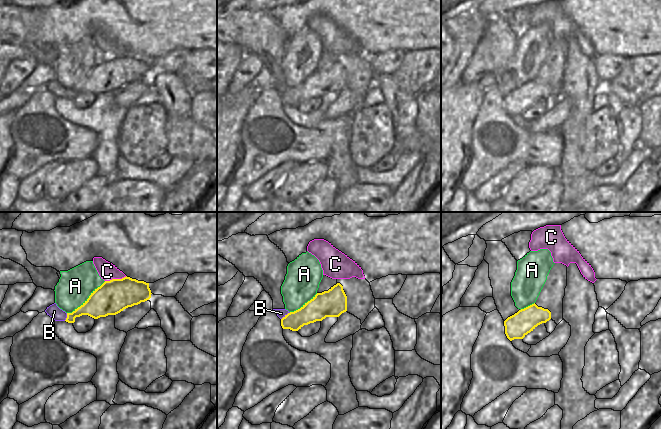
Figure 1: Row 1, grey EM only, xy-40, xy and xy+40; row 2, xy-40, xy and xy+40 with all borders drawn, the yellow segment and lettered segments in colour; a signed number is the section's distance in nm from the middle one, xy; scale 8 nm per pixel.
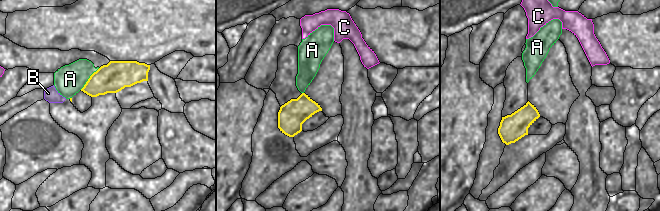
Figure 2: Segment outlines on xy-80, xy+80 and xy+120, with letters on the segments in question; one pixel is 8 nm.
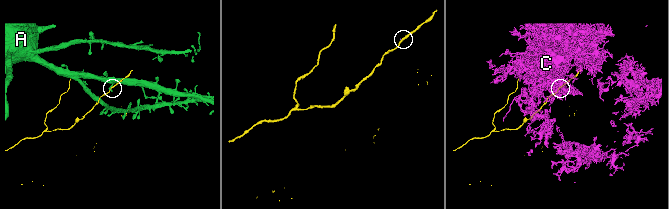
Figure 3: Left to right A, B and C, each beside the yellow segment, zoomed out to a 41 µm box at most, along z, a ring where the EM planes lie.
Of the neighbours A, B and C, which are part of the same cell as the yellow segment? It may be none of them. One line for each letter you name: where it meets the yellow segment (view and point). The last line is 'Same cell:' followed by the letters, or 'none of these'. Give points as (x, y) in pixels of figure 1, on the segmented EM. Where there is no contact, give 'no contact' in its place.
Same cell: none of these

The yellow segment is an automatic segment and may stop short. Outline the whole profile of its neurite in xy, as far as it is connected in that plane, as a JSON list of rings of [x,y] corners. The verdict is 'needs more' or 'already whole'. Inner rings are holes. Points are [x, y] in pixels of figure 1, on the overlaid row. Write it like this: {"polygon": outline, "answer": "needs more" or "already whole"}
{"polygon": [[[337,283],[328,291],[317,293],[300,309],[290,312],[281,319],[283,329],[298,331],[304,325],[322,321],[326,317],[339,317],[347,311],[347,296],[343,286]]], "answer": "already whole"}

